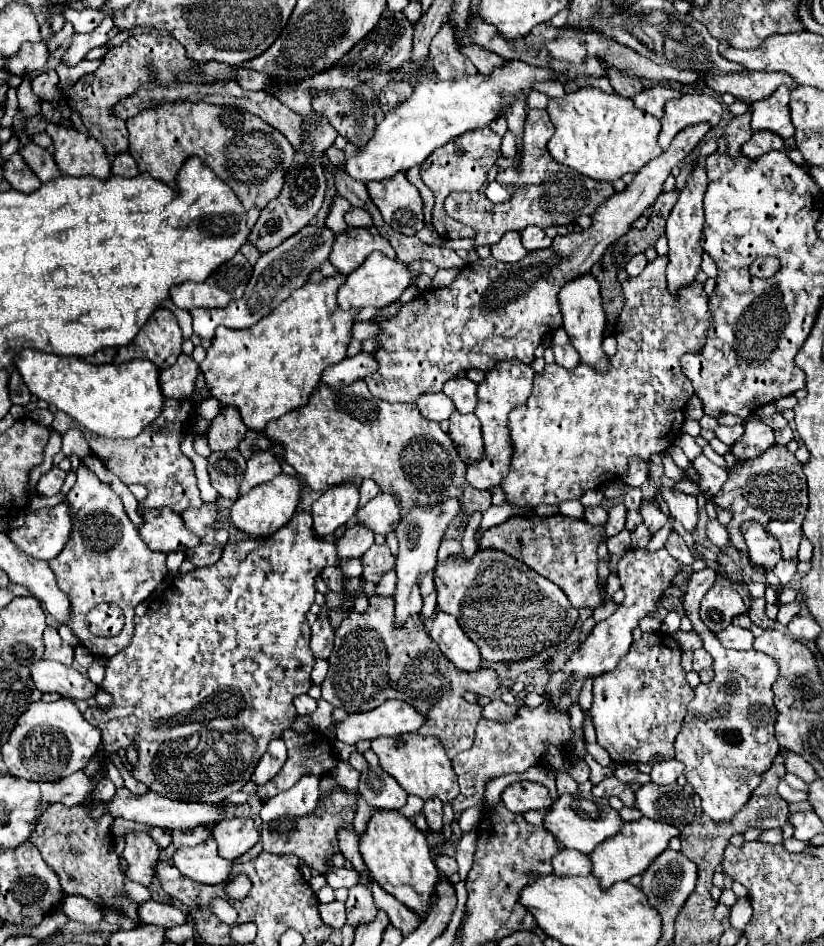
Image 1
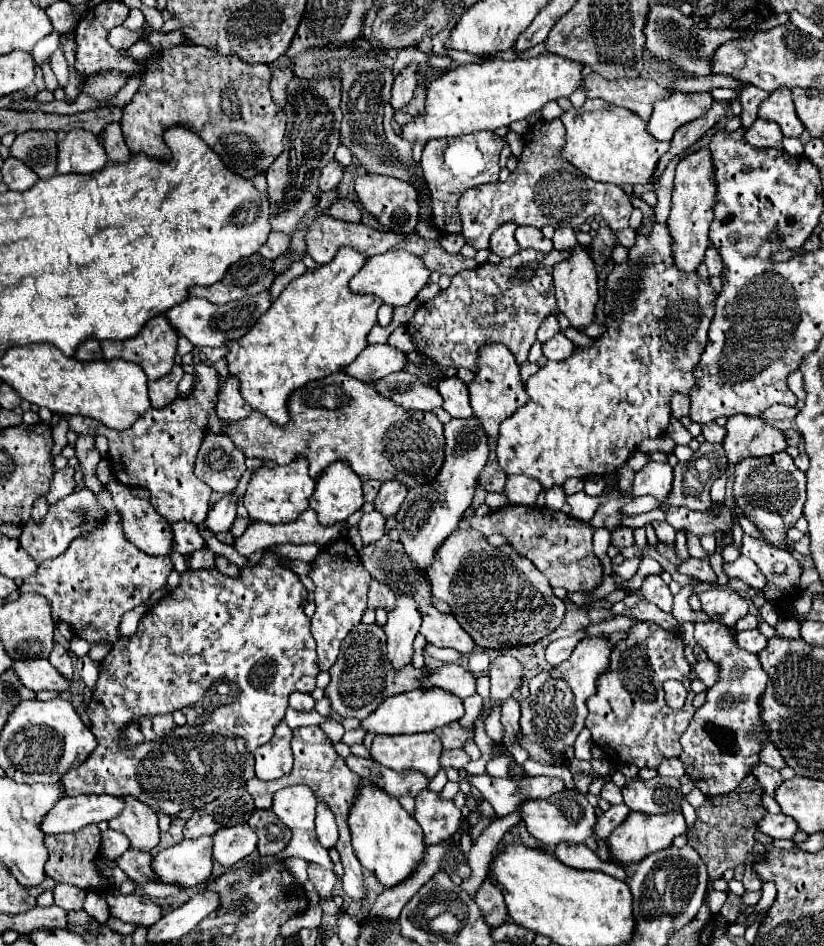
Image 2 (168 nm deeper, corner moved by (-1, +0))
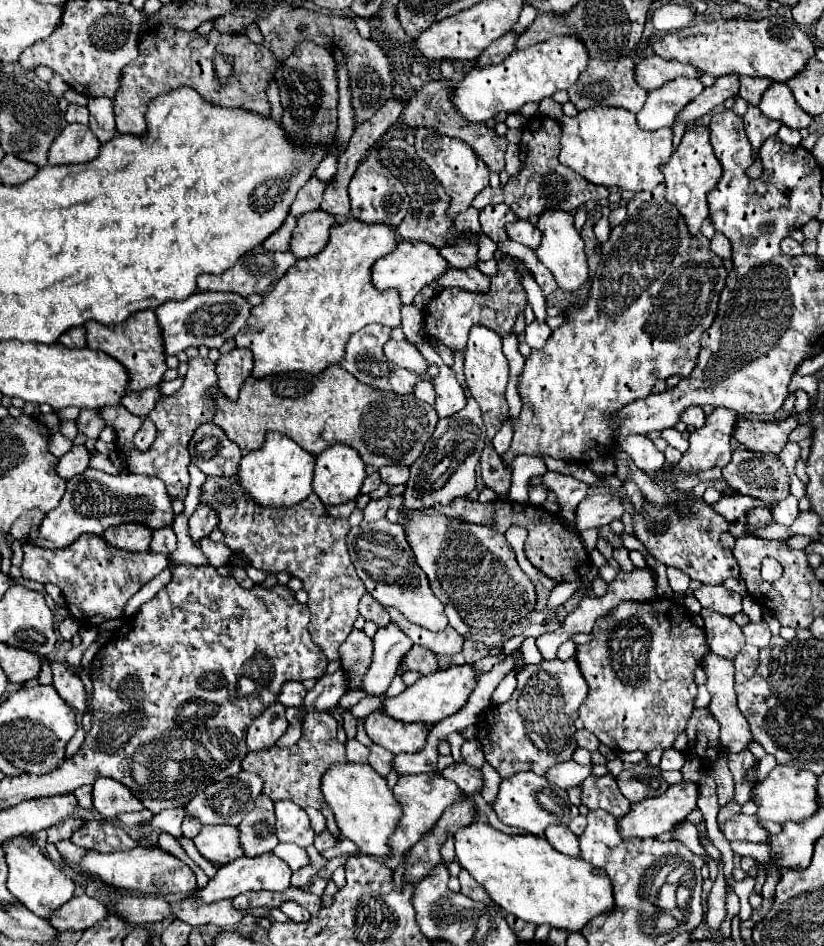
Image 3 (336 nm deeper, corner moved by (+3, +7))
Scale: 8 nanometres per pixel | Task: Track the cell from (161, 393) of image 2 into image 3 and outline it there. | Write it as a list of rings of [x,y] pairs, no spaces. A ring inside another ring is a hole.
[[[152,386],[152,388],[144,388],[144,390],[138,390],[138,392],[126,394],[126,400],[122,400],[122,404],[130,412],[134,412],[136,416],[146,416],[146,412],[150,412],[160,398],[162,398],[160,388]]]

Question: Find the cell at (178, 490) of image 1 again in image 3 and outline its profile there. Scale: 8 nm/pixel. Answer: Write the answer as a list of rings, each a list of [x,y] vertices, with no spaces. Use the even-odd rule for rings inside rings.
[[[198,356],[198,358],[188,360],[188,372],[186,372],[182,388],[172,396],[164,396],[156,404],[156,408],[148,414],[148,420],[152,420],[154,426],[158,428],[158,436],[146,452],[142,452],[134,446],[134,434],[142,428],[144,418],[136,416],[132,412],[126,412],[124,406],[102,408],[100,410],[100,416],[106,422],[106,426],[112,426],[114,432],[116,432],[116,448],[126,456],[128,472],[140,472],[140,474],[148,474],[148,476],[156,476],[156,478],[164,480],[168,496],[172,500],[174,498],[184,500],[186,494],[188,494],[188,484],[190,484],[188,442],[190,442],[190,436],[194,434],[194,428],[212,420],[214,414],[216,414],[216,406],[214,406],[216,400],[212,400],[210,394],[206,394],[210,388],[218,386],[218,376],[216,376],[214,368],[216,368],[216,364],[210,362],[208,358]]]

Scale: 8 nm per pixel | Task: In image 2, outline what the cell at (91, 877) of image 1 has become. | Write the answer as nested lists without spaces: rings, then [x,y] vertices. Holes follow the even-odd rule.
[[[89,825],[76,833],[66,833],[66,835],[50,835],[44,839],[46,849],[50,853],[46,861],[46,875],[52,877],[54,881],[64,881],[70,885],[76,885],[86,891],[110,891],[110,881],[94,867],[92,859],[100,853],[100,829],[97,825]]]

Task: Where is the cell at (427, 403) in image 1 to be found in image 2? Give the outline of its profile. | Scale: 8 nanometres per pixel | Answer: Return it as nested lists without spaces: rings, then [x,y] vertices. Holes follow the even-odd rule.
[[[398,371],[376,379],[372,387],[380,395],[386,395],[406,409],[432,411],[434,407],[442,407],[442,397],[438,395],[438,391],[434,387],[426,387],[416,375],[410,375],[408,371]]]

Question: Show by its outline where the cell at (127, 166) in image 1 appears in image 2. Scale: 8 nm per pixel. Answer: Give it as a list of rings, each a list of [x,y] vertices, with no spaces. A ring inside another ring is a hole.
[[[110,123],[104,127],[104,133],[102,133],[102,145],[106,149],[106,155],[112,163],[126,163],[130,159],[130,149],[126,147],[124,143],[124,137],[122,137],[122,129],[120,129],[120,123]]]

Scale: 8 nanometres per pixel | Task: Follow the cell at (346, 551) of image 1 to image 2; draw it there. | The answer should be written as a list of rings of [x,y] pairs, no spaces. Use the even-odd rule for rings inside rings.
[[[370,511],[370,513],[364,513],[360,523],[358,523],[358,529],[360,529],[360,535],[362,535],[362,541],[368,545],[368,543],[376,543],[382,535],[384,535],[384,529],[386,529],[386,519],[384,515],[380,515],[380,511]]]

